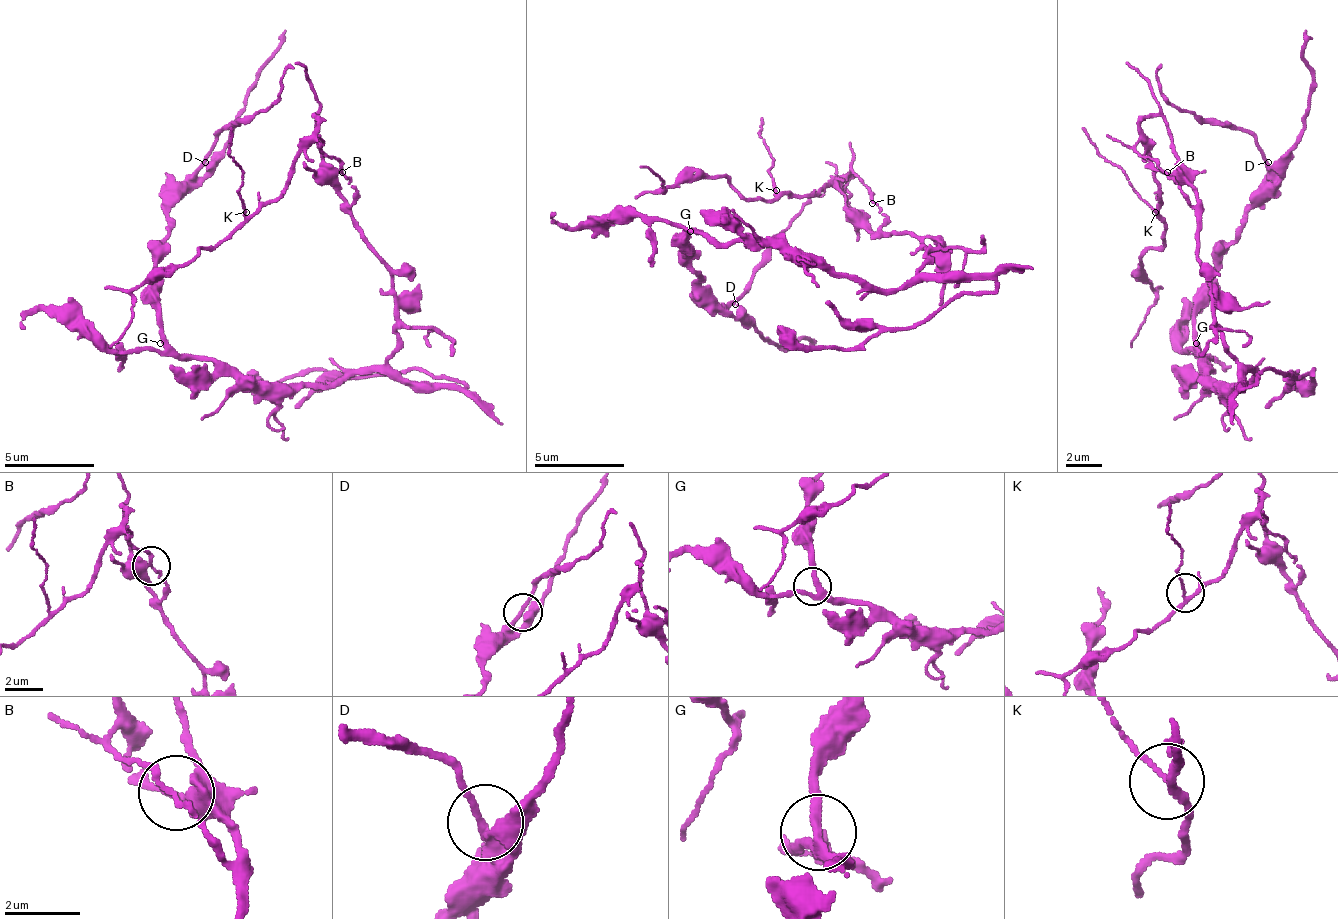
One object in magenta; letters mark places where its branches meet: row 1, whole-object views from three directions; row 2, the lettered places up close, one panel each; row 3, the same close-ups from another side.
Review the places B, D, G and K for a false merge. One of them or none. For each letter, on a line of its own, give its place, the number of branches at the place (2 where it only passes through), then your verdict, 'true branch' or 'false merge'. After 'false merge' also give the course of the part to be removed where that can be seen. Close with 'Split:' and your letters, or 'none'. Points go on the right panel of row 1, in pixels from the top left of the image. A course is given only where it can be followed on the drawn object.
B: at (1167, 172); 2 branches meet; false merge; foreign part runs (1168, 171), (1146, 158), (1141, 144), (1159, 198), (1164, 244), (1141, 257), (1141, 266), (1155, 293), (1132, 348)
D: at (1268, 162); 2 branches meet; true branch
G: at (1196, 343); 3 branches meet; true branch
K: at (1155, 212); 3 branches meet; true branch
Split: B

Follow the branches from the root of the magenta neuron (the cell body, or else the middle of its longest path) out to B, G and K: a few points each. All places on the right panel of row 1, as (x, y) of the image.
B: (1254, 375), (1223, 343), (1223, 325), (1214, 316), (1209, 271), (1200, 262), (1200, 216), (1168, 171)
G: (1254, 375), (1245, 384), (1218, 384), (1209, 375), (1209, 366), (1205, 361), (1209, 357), (1196, 343)
K: (1254, 375), (1223, 343), (1214, 316), (1200, 262), (1200, 198), (1150, 158), (1155, 212)

